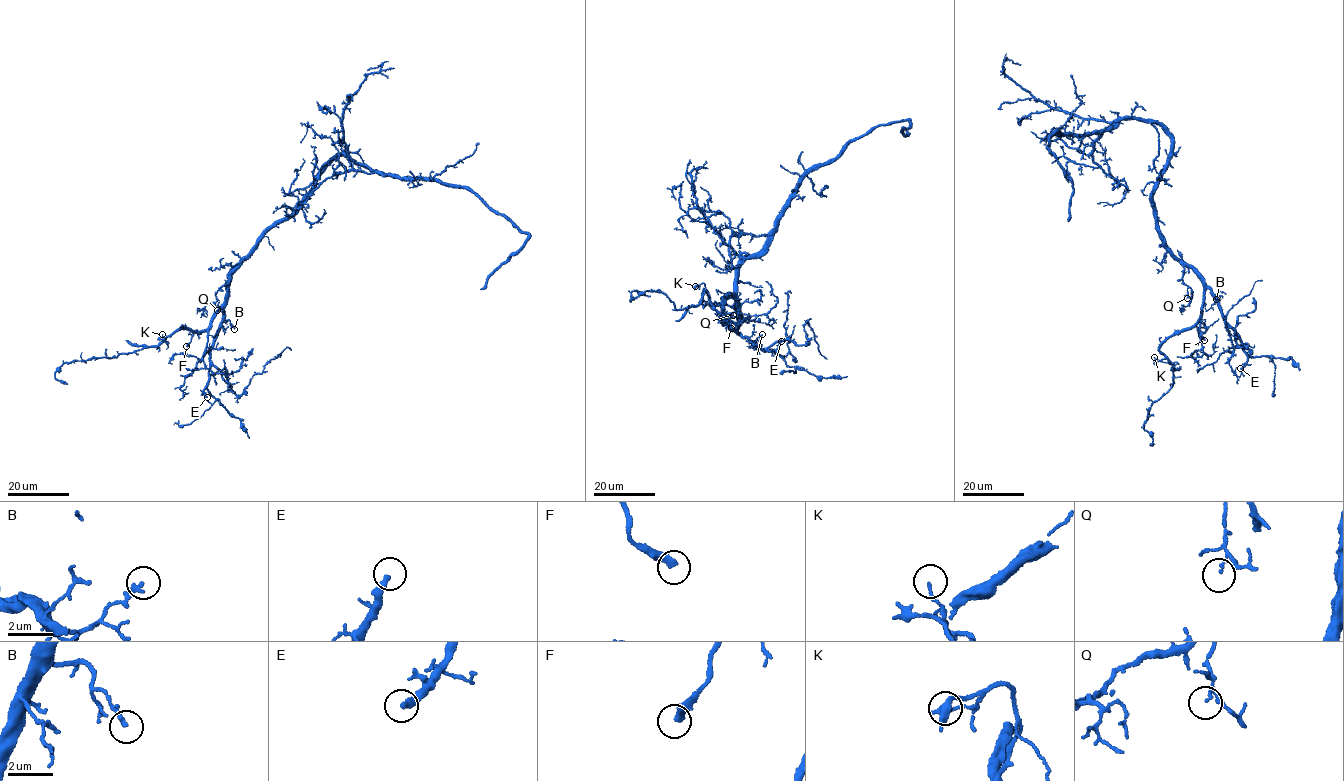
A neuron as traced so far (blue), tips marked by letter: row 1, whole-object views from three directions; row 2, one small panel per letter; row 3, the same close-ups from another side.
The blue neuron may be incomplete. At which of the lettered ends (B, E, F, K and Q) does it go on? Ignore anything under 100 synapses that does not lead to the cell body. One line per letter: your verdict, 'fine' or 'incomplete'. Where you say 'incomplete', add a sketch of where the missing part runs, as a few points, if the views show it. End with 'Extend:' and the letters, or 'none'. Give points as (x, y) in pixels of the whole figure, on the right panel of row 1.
B: fine
E: incomplete | (1240, 368), (1238, 376), (1222, 386), (1220, 401), (1247, 409), (1305, 391), (1325, 401), (1322, 410)
F: fine
K: fine
Q: fine
Extend: E

